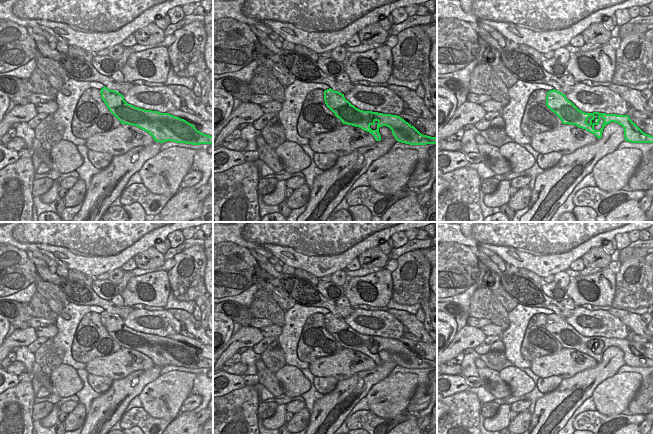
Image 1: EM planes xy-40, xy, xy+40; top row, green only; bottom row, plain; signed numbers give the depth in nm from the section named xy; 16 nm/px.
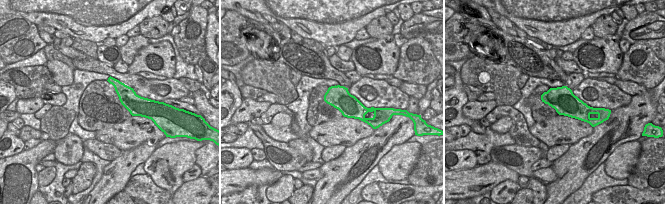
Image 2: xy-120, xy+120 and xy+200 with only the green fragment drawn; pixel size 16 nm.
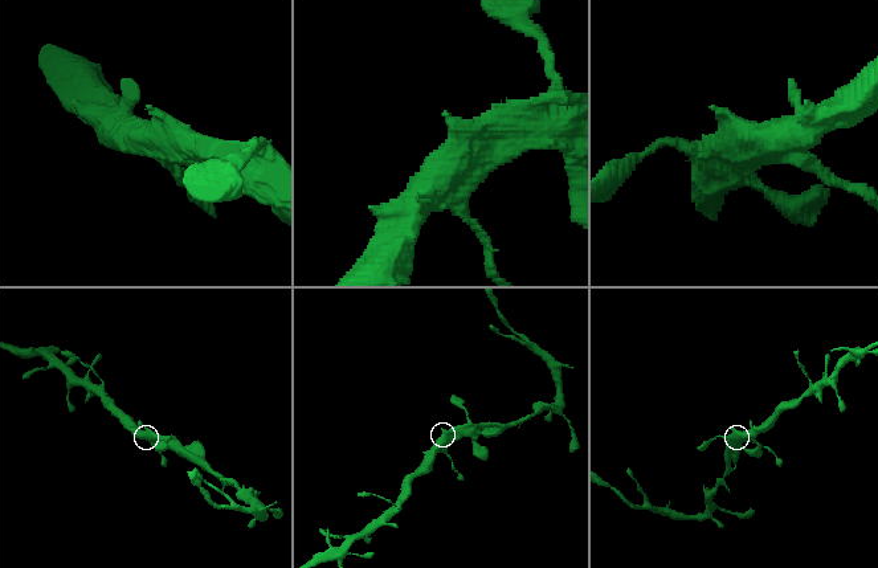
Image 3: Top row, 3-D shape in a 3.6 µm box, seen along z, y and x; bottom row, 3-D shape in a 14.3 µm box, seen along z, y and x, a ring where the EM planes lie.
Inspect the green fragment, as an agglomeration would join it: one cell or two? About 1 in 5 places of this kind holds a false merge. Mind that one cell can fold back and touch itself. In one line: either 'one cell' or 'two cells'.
one cell

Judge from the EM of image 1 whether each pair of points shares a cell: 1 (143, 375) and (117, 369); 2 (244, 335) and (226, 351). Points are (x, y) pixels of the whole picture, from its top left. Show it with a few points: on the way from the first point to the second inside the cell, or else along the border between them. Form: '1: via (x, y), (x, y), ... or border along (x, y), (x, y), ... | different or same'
1: border along (155, 365), (148, 369), (135, 370), (113, 381) | different
2: via (240, 340), (231, 347) | same

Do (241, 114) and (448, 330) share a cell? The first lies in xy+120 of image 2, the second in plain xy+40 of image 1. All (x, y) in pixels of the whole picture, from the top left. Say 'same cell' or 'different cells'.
different cells

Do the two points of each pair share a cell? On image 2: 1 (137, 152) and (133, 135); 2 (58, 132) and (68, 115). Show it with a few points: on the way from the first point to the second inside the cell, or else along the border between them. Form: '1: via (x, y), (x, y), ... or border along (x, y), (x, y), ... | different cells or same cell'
1: border along (155, 143), (141, 143), (122, 151) | different cells
2: via (58, 128), (58, 125), (64, 119) | same cell

